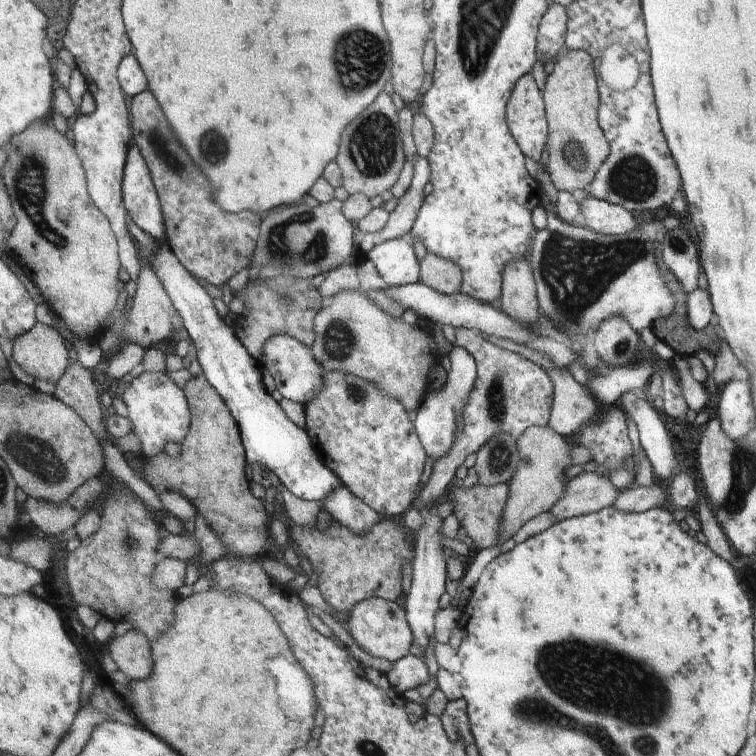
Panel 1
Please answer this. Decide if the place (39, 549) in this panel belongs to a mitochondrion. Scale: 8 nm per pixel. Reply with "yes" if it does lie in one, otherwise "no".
no

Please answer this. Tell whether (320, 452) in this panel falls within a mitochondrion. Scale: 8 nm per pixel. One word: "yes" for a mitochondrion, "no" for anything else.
no

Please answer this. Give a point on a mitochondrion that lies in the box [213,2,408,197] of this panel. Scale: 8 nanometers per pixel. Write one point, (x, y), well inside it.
(361, 52)

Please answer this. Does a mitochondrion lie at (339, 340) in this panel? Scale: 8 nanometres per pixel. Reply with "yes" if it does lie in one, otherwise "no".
yes

